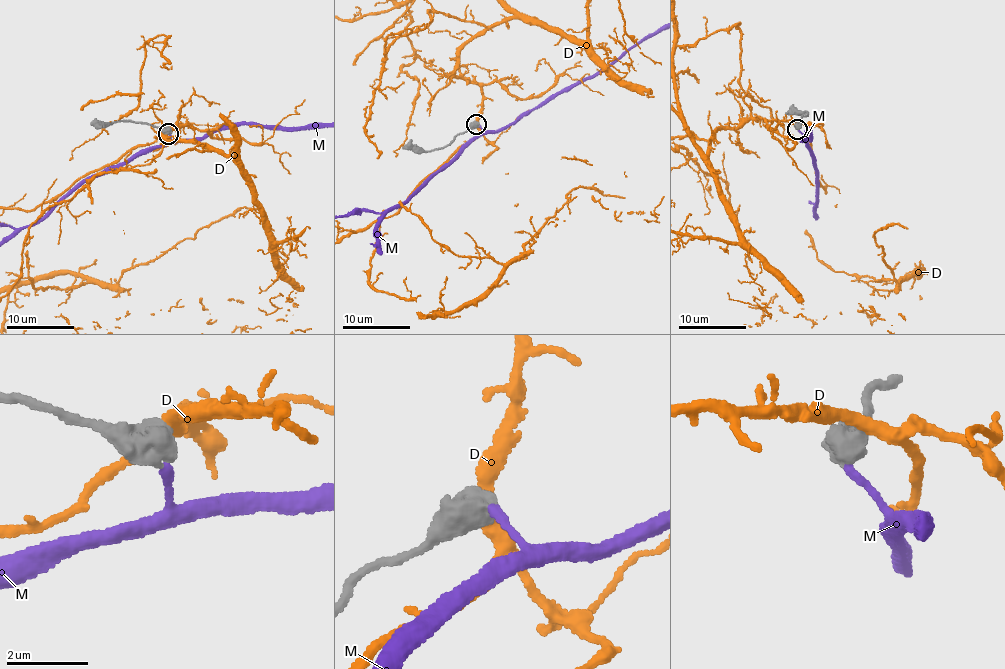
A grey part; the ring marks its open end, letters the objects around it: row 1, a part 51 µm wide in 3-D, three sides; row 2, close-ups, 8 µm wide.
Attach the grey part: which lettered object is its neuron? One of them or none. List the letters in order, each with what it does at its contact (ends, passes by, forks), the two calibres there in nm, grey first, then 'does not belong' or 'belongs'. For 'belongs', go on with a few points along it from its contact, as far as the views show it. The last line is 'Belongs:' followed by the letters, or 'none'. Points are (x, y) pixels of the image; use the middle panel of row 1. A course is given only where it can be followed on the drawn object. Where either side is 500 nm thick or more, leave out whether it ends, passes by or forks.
D: 750/260 nm | does not belong
M: 700/190 nm | belongs
Belongs: M

